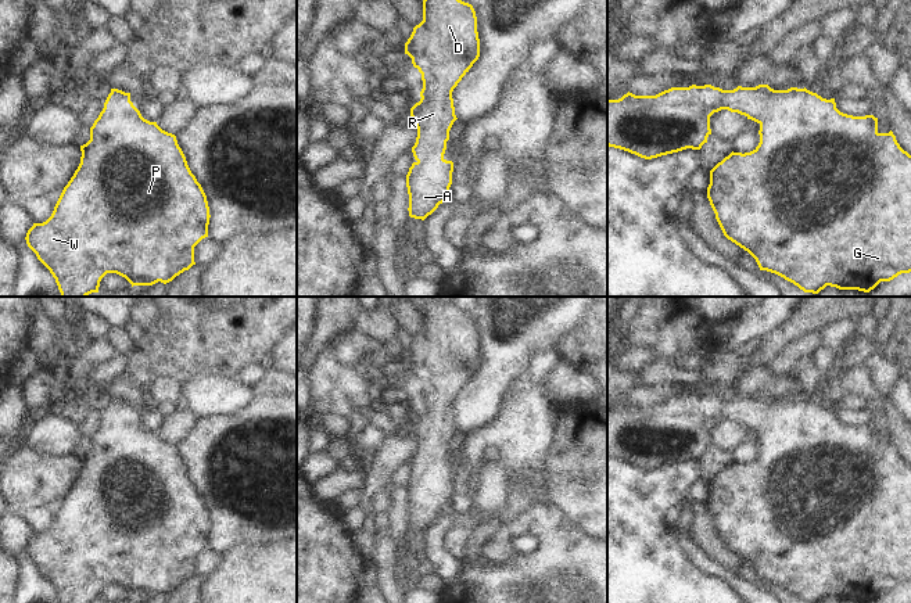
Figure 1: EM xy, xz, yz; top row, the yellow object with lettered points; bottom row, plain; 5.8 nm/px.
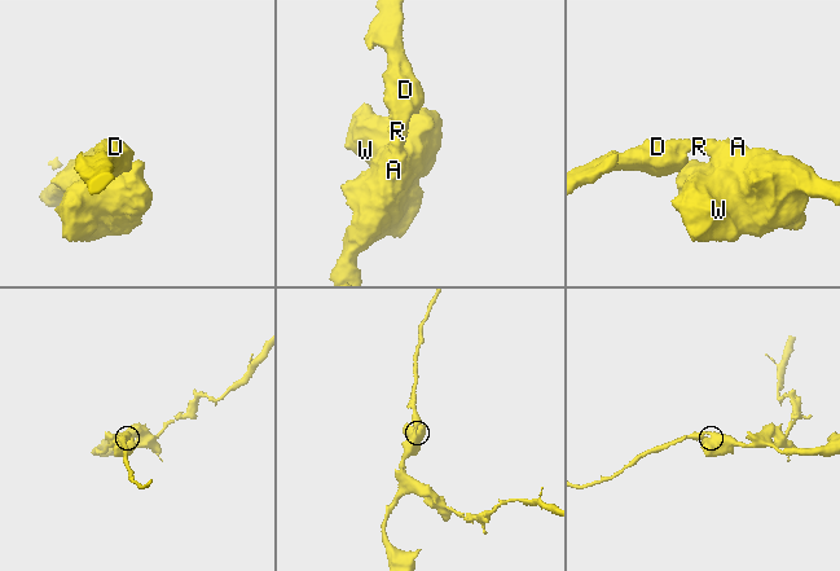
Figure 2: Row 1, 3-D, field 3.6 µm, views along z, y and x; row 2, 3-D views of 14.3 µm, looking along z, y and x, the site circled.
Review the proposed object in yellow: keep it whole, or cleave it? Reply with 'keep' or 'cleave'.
keep

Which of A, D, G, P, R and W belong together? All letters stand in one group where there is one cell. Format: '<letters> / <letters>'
A D G P R W

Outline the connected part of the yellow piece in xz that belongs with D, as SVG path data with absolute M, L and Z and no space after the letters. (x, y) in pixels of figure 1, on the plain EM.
M427 297L423 311L423 331L413 338L405 353L405 365L422 384L420 412L410 419L417 448L412 457L415 473L406 485L409 527L424 531L440 514L449 510L453 473L444 469L449 441L458 430L452 402L480 367L477 327L471 315L459 311L440 297Z

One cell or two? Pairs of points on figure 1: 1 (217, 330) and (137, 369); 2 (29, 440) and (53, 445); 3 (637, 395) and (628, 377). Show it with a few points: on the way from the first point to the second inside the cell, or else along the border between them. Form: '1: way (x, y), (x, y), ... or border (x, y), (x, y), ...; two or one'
1: way (197, 341), (187, 341), (157, 355); one
2: way (35, 440), (47, 440); one
3: border (638, 386), (624, 397); two

